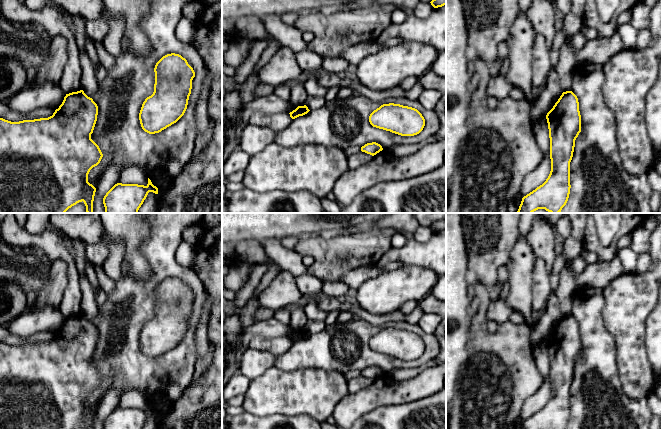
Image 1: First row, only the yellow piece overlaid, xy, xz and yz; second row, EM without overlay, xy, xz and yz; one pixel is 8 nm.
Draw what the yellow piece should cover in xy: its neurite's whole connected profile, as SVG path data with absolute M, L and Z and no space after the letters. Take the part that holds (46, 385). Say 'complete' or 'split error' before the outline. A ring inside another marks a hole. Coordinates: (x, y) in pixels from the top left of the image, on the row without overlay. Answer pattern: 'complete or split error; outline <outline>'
complete; outline M80 314L66 318L62 328L48 342L19 346L11 346L0 342L0 429L76 429L82 425L85 429L93 429L96 412L88 406L88 398L93 391L100 387L103 381L99 370L91 363L91 358L97 345L97 339L97 328L83 314Z

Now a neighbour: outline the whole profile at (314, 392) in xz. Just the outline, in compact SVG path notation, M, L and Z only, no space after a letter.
M273 366L251 381L242 407L260 417L308 415L323 422L348 394L347 381L338 371L283 371Z

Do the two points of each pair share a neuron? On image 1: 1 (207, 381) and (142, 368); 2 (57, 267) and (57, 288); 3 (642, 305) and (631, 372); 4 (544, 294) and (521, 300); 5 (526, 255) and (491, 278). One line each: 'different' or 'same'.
1: different
2: same
3: same
4: different
5: different

